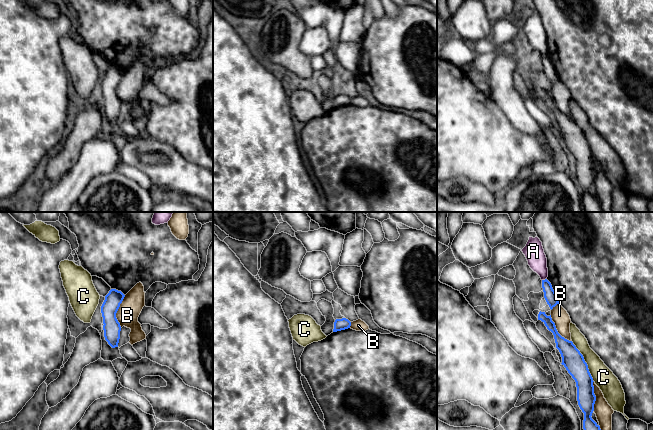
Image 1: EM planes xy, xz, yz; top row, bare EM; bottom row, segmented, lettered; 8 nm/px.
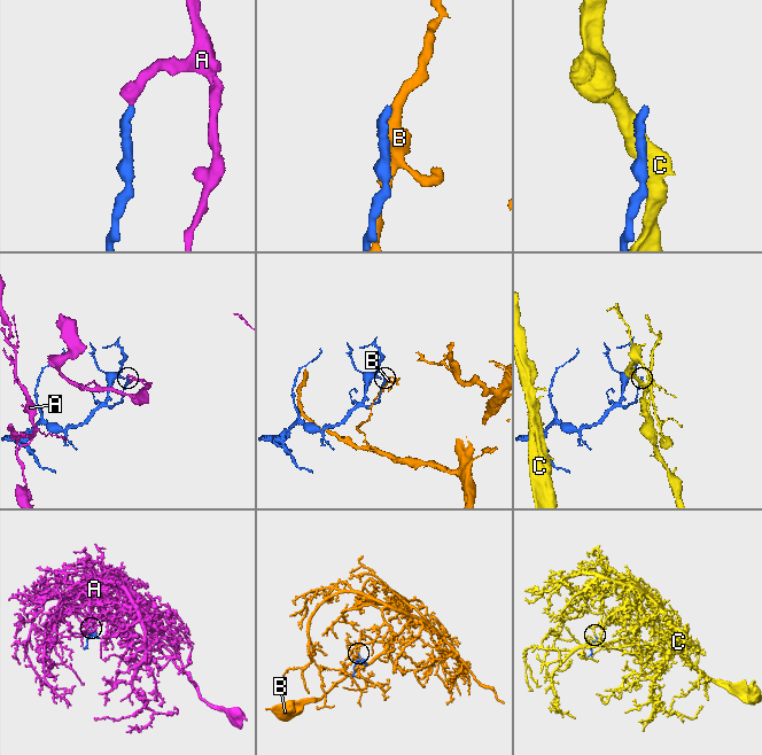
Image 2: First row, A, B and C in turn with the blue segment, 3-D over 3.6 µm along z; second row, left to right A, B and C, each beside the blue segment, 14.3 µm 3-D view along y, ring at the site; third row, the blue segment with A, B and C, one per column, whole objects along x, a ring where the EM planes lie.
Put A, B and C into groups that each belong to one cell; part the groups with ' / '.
A / B / C

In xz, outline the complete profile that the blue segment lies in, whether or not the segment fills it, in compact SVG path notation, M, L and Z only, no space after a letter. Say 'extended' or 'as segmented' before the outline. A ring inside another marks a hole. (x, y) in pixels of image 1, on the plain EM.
as segmented | M346 94L336 95L334 98L333 108L348 105L350 104L350 102L351 102L351 98L348 95Z

